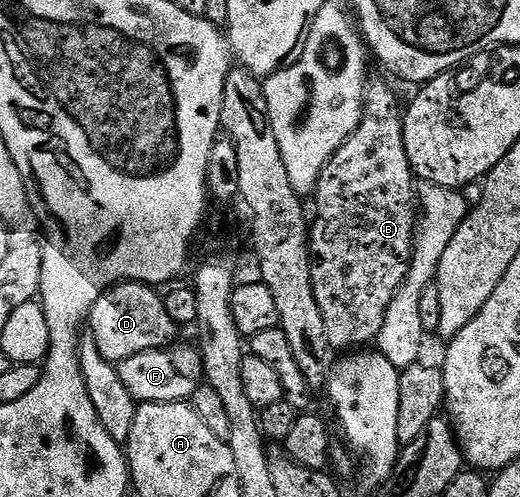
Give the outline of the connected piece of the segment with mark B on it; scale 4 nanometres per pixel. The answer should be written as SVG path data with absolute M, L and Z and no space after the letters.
M371 80L366 86L366 94L362 100L362 118L352 131L352 135L339 147L332 155L330 162L322 169L318 177L318 185L314 188L312 202L312 224L310 227L310 252L312 254L312 287L316 295L316 303L320 303L320 315L324 315L324 331L328 331L328 343L335 351L354 351L359 347L366 347L369 343L377 342L380 335L380 327L384 327L384 315L392 303L394 296L400 291L400 287L405 283L406 276L412 263L414 254L414 239L418 222L420 220L420 210L418 207L418 191L416 188L416 178L410 164L408 163L408 151L404 147L404 127L402 119L404 113L398 109L398 97L382 81Z

